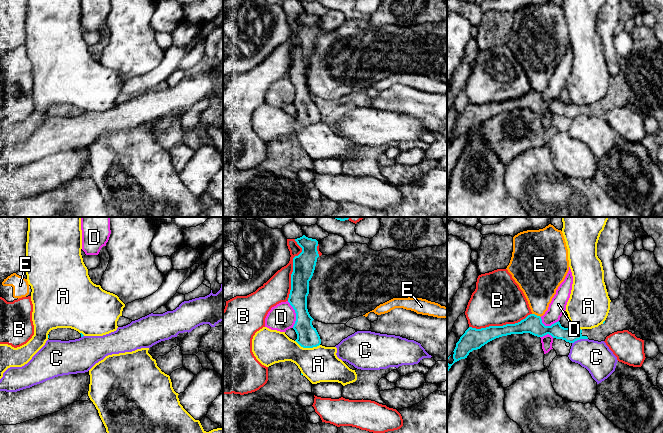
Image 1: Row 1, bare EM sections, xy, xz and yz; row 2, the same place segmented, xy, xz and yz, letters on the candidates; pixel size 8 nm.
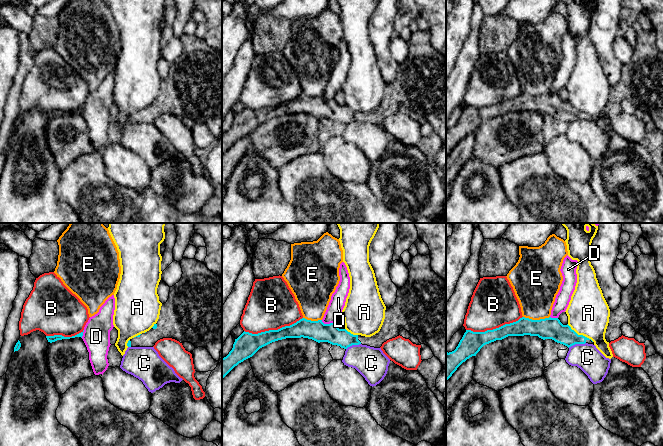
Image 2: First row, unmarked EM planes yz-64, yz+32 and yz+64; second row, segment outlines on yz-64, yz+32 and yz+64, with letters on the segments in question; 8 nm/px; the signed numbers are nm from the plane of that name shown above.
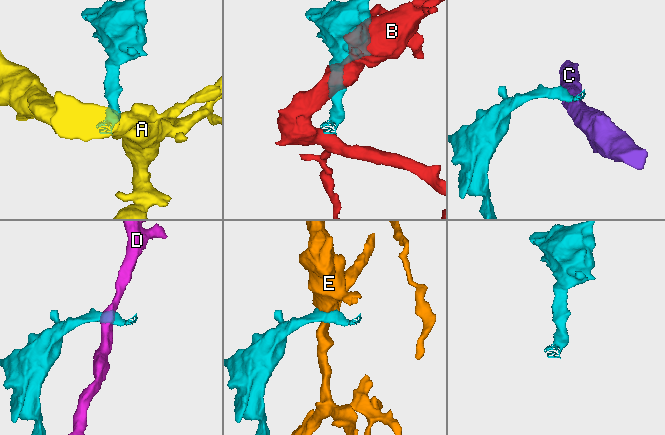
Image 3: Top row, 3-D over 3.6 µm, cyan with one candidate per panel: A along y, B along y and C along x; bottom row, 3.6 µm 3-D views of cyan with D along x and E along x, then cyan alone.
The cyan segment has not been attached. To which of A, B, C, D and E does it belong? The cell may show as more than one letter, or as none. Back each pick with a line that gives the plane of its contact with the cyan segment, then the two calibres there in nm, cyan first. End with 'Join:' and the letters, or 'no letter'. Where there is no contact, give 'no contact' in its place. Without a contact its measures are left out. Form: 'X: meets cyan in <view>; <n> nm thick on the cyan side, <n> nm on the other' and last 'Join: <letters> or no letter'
Join: no letter

